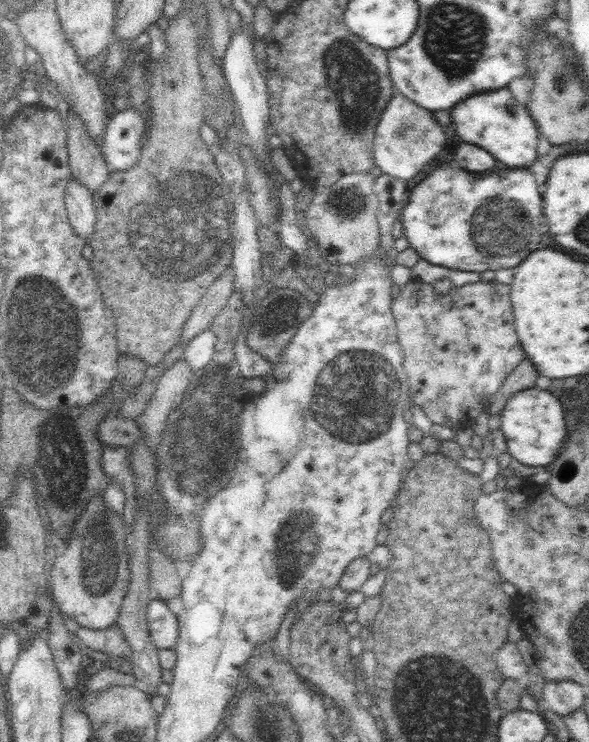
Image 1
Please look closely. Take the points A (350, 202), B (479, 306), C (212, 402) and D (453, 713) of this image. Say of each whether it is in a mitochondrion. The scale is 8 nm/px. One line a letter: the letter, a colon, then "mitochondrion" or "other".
A: mitochondrion
B: other
C: mitochondrion
D: mitochondrion

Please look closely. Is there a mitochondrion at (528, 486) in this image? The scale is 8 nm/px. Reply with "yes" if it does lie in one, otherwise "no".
no

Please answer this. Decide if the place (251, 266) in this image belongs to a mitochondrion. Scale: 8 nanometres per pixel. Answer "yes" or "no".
no

